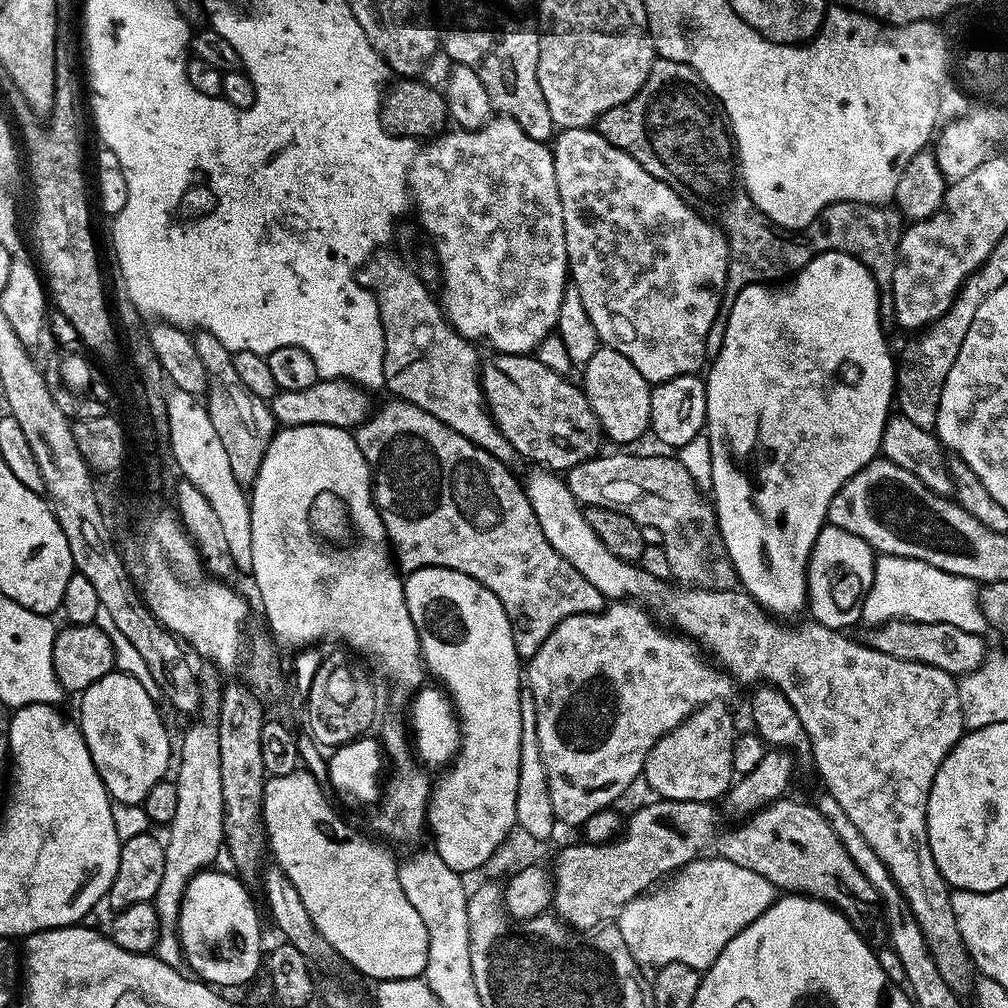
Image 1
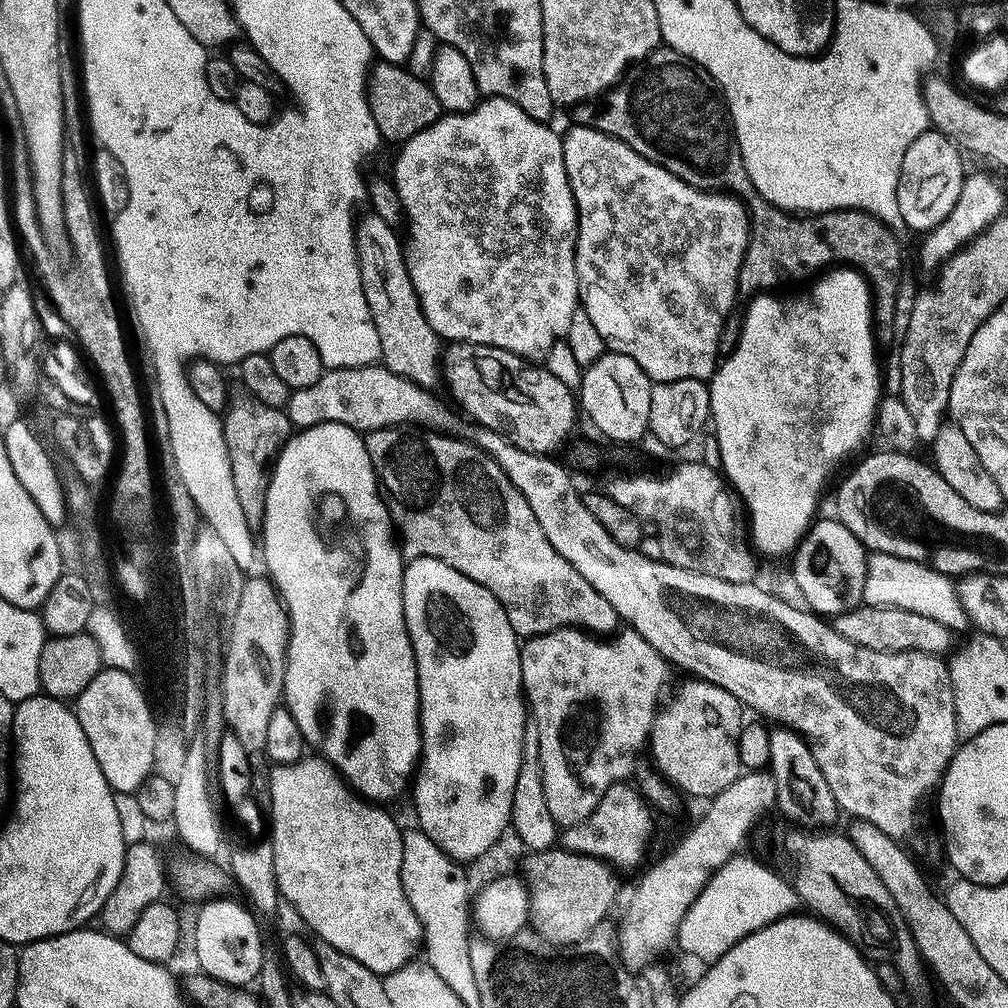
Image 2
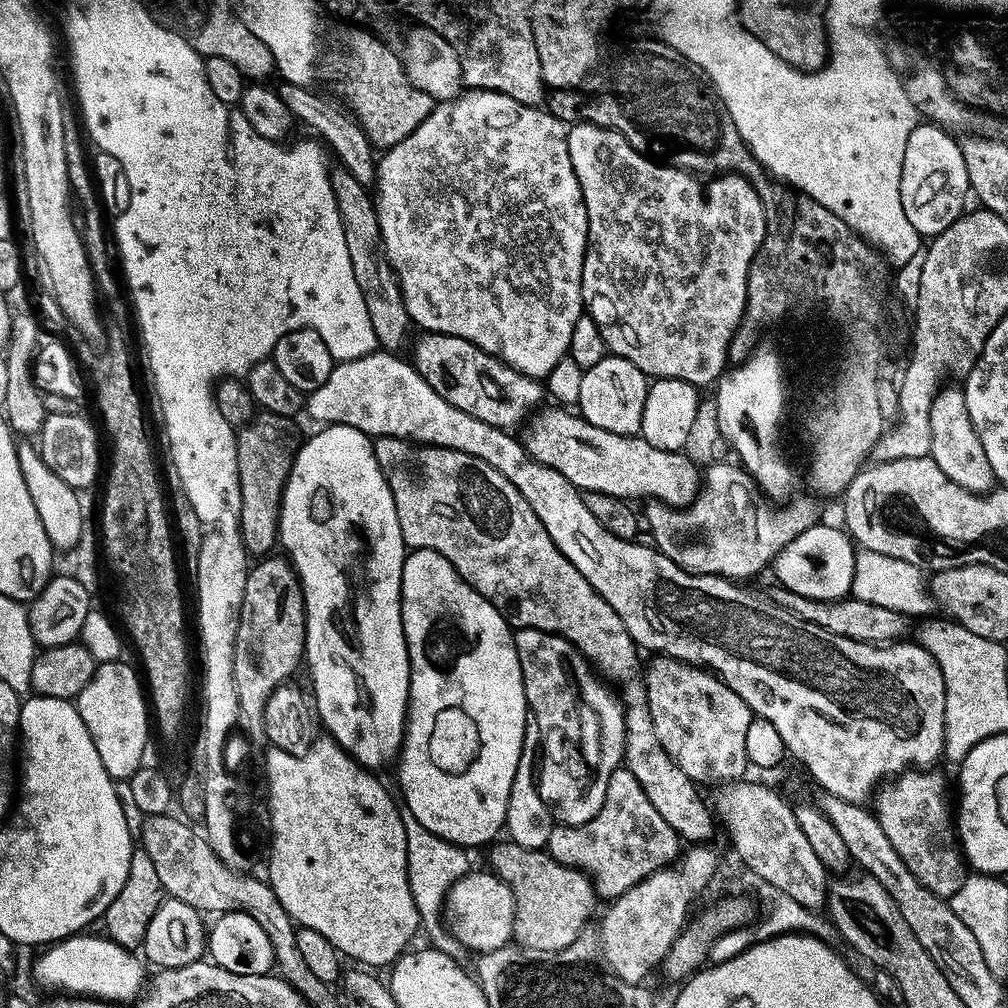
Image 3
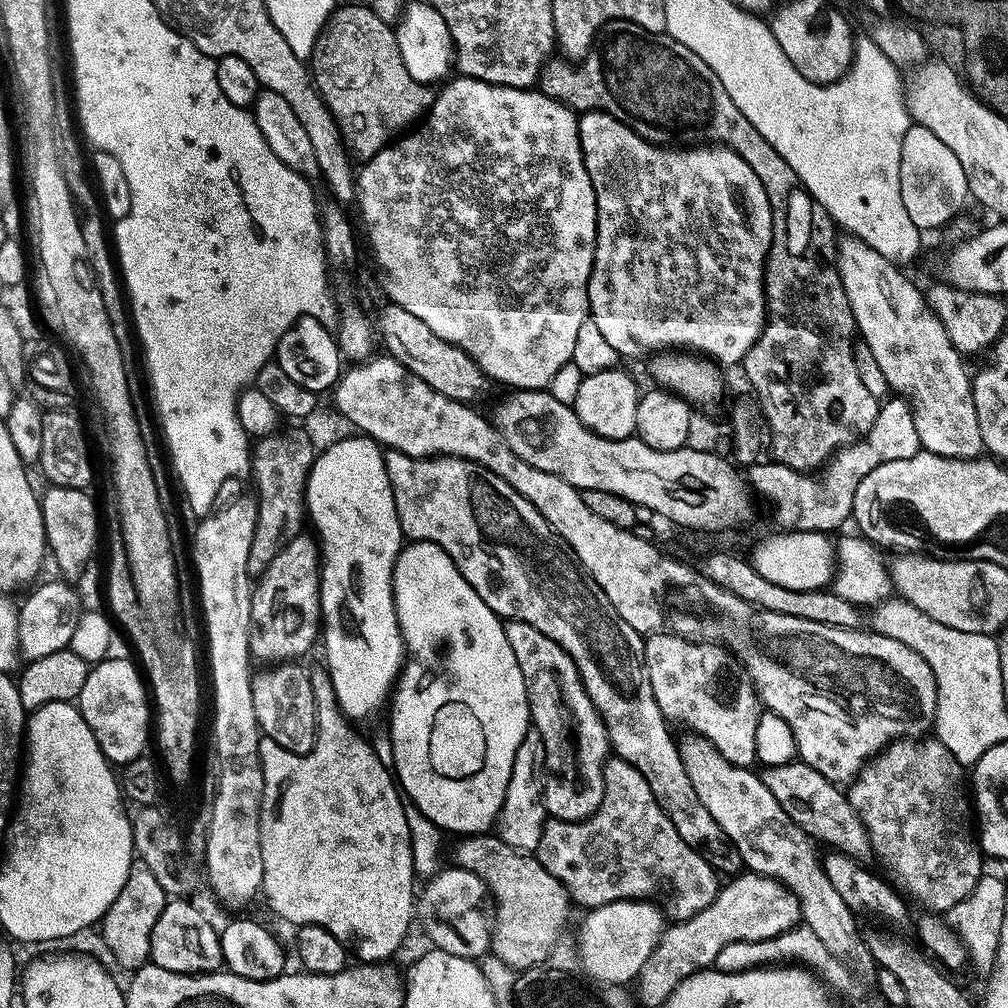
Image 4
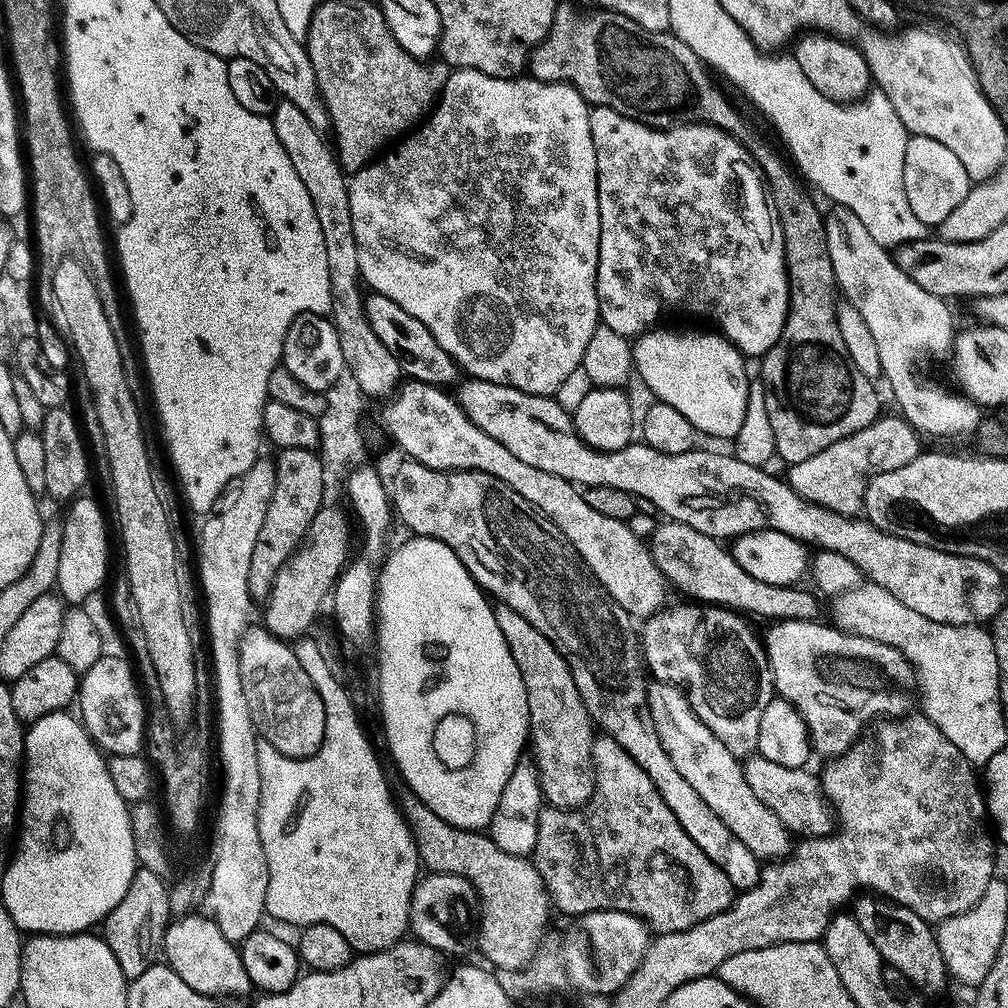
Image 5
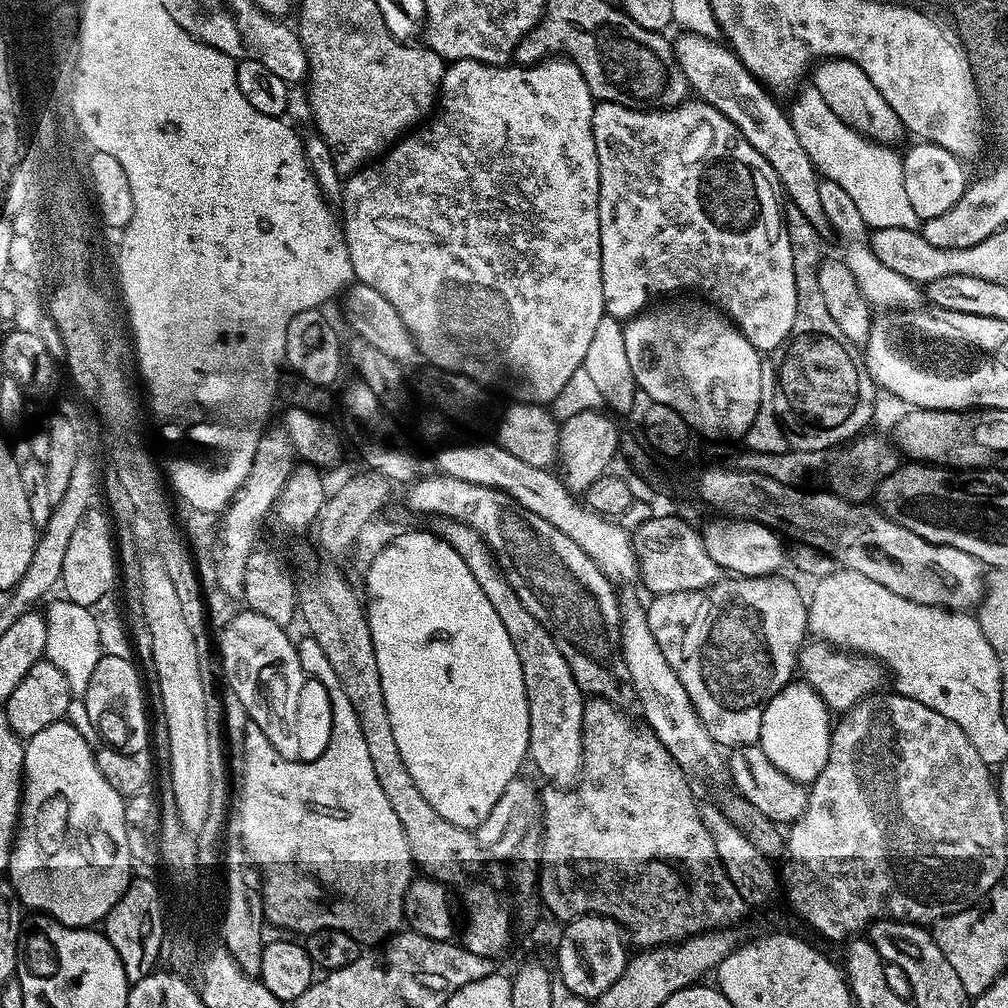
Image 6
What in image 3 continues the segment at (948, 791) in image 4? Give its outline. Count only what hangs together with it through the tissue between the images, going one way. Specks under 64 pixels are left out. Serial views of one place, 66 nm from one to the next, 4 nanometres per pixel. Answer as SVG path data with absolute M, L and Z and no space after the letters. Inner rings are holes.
M909 770L885 783L874 797L874 812L894 850L910 866L914 878L936 896L951 898L962 890L970 869L958 847L954 804L948 801L948 780L940 770Z

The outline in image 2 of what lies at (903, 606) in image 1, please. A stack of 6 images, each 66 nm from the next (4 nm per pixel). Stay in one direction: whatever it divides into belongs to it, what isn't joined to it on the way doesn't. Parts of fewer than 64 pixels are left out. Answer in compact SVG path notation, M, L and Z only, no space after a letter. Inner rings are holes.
M881 552L869 555L864 599L869 608L901 608L913 611L914 614L925 615L926 618L952 629L956 634L969 631L970 628L968 615L960 605L957 585L949 577L918 562L894 558Z

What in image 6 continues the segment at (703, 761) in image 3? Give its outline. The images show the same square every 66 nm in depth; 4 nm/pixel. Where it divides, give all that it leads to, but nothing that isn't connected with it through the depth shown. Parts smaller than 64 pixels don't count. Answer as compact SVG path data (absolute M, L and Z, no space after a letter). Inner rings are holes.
M732 588L719 589L720 594L717 591L709 590L705 596L690 596L688 593L674 593L666 594L665 596L657 596L652 600L653 604L647 605L648 622L650 631L654 634L654 638L657 639L658 645L661 646L662 654L666 656L667 662L674 670L678 678L681 679L682 686L686 688L687 693L693 700L693 704L696 707L696 712L701 718L701 722L705 724L705 728L711 736L716 740L716 743L720 745L721 749L731 750L734 748L750 748L759 745L760 735L762 734L762 720L763 715L766 714L766 708L775 695L772 693L772 678L776 676L776 662L774 662L774 656L772 656L772 646L770 646L770 640L768 640L768 632L766 632L766 626L764 626L764 616L757 610L758 606L752 602L748 602L744 606L744 600L735 592Z

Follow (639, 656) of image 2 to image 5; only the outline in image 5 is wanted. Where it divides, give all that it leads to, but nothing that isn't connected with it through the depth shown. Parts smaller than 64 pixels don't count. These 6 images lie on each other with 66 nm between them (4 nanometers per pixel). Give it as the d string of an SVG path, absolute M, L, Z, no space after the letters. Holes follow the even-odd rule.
M497 603L495 610L502 638L506 638L506 646L510 646L510 654L514 654L514 662L518 662L518 670L526 686L530 748L536 751L534 763L540 770L545 801L553 808L582 809L592 801L596 789L592 755L598 732L592 715L582 702L582 694L578 694L578 686L566 658L562 658L550 638L546 638L542 630L534 630L534 626L530 626L522 614L514 614L510 606Z

